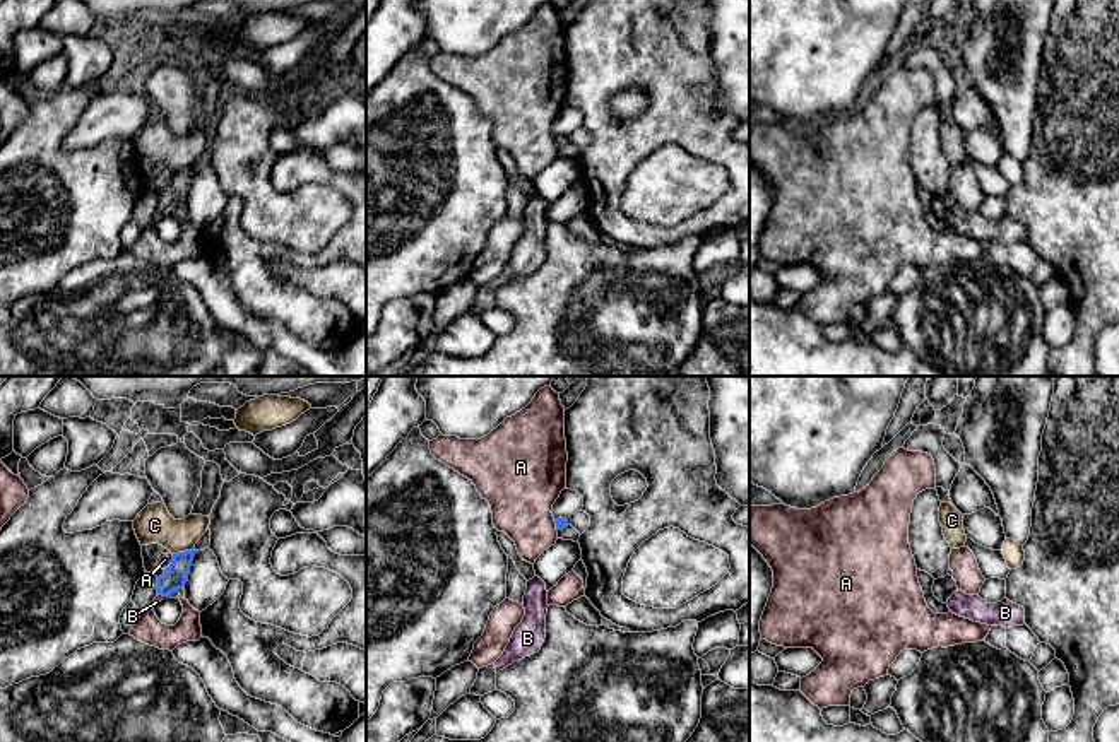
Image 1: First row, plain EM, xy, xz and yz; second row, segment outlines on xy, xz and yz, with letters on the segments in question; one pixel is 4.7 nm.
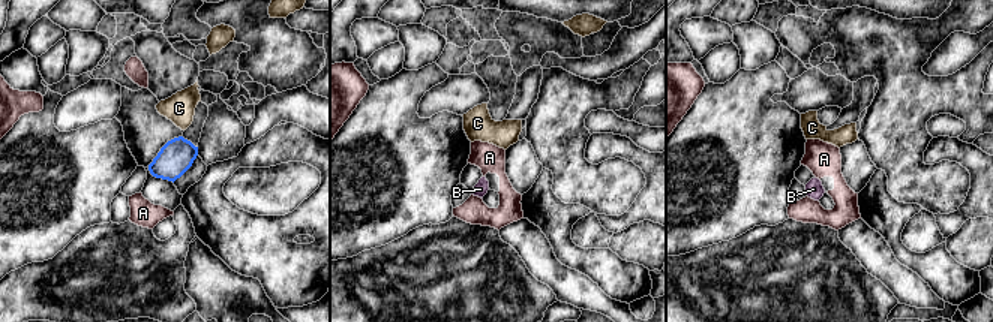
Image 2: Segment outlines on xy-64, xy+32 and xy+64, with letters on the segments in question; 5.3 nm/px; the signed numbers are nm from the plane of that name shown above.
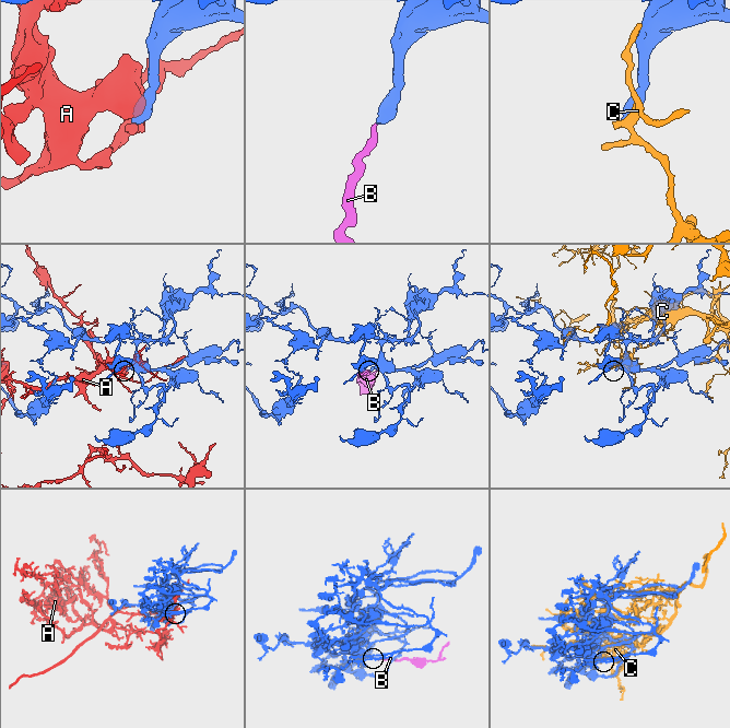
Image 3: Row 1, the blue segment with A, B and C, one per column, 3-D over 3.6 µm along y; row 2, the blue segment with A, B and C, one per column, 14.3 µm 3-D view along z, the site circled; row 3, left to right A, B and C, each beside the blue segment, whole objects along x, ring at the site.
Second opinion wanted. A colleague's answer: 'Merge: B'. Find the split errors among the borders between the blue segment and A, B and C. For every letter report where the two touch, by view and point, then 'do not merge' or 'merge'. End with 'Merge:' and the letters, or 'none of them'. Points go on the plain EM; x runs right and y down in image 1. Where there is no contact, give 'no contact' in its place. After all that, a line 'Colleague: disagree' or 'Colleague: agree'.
A: meets blue in xy at (171, 180); do not merge
B: meets blue in xy at (161, 211); merge
C: meets blue in xy at (183, 170); do not merge
Merge: B
Colleague: agree

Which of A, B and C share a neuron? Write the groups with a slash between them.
A / B / C

